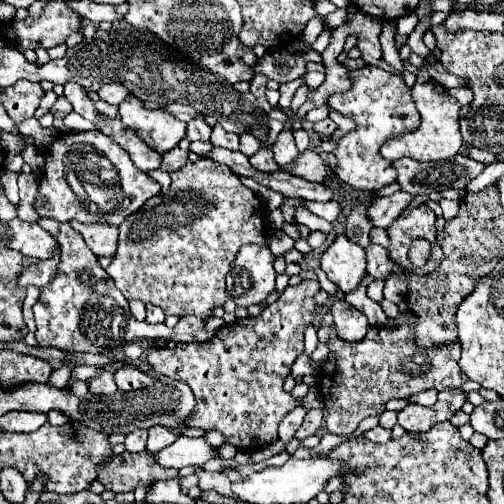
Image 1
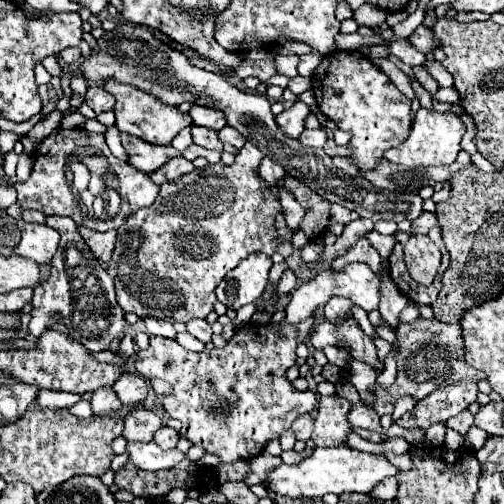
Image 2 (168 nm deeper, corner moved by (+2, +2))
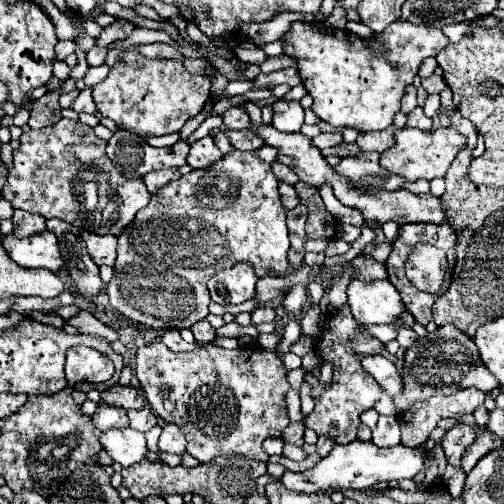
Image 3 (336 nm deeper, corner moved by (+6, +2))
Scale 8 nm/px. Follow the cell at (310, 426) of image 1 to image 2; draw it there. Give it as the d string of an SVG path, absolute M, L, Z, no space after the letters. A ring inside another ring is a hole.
M301 414L293 422L291 430L295 432L295 438L297 440L309 440L311 438L311 432L313 432L313 416L311 414Z

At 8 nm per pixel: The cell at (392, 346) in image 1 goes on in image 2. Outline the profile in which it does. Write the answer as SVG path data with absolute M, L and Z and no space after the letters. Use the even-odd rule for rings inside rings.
M417 318L411 324L401 324L397 328L397 380L393 386L383 388L379 382L373 386L373 404L369 406L375 410L379 416L391 414L393 404L401 394L411 394L415 398L425 398L433 390L459 382L459 380L483 380L485 374L473 370L465 358L463 358L463 336L461 336L461 326L459 324L443 324L439 320L427 320L427 318Z

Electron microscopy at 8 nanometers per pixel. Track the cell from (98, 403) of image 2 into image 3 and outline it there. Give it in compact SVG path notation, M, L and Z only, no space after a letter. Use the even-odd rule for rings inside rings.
M101 404L101 406L97 408L97 412L93 414L93 424L95 424L101 432L105 432L105 430L109 430L109 428L115 428L115 426L125 428L125 426L129 426L129 416L127 416L125 410L117 410L117 408L113 408L113 406Z

